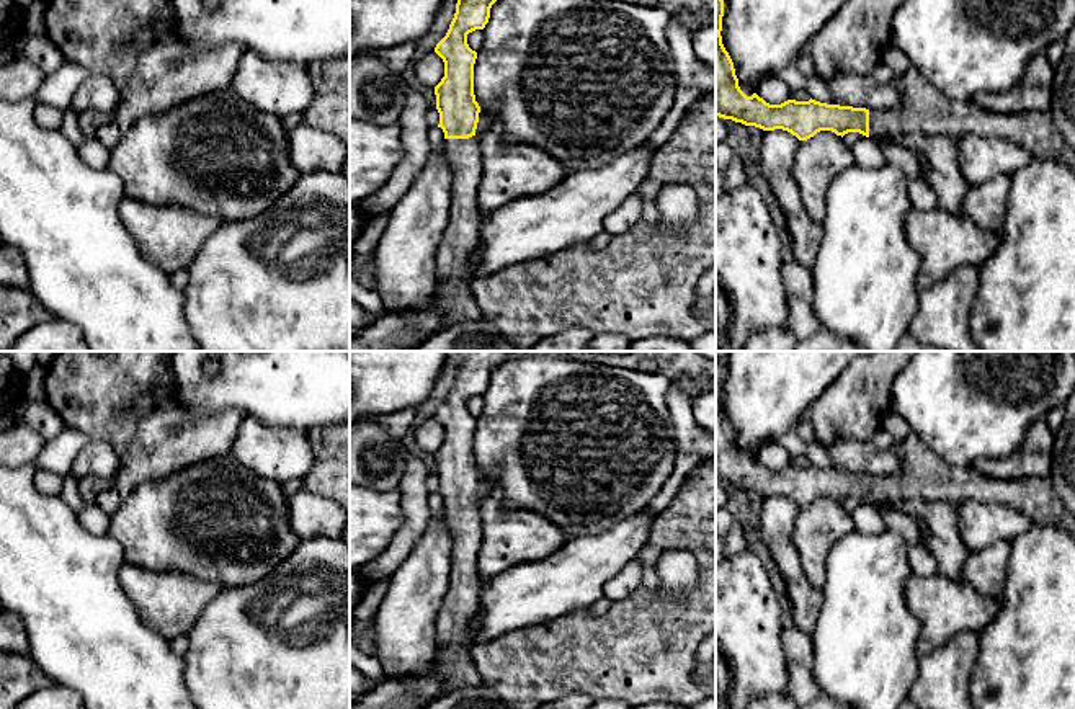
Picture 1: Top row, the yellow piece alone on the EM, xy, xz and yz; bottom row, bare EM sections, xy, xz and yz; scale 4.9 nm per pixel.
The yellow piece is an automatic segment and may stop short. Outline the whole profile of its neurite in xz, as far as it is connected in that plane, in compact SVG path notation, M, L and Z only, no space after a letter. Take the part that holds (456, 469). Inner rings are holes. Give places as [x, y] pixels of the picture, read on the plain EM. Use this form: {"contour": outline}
{"contour": "M461 351L456 361L456 379L446 402L436 410L435 418L444 428L444 443L435 453L436 475L439 479L438 493L444 498L444 518L453 537L451 577L443 604L436 614L436 665L444 676L444 693L464 686L482 684L471 647L472 647L472 621L479 616L480 588L484 578L477 570L477 554L482 542L482 521L475 502L480 472L474 461L474 430L477 418L467 410L467 400L475 395L484 395L490 384L492 371L511 351Z"}

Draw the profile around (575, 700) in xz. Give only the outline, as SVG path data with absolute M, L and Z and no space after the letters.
M570 693L565 696L560 696L554 701L549 701L538 709L590 709L593 706L595 699L590 694L583 693Z

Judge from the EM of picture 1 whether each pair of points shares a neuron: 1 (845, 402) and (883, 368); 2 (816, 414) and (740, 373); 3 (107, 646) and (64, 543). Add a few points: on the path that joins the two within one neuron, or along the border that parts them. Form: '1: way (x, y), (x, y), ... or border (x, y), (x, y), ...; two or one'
1: way (856, 401), (866, 391), (866, 384), (871, 379); one
2: border (834, 383), (804, 415); two
3: way (80, 619), (64, 584), (64, 569); one

